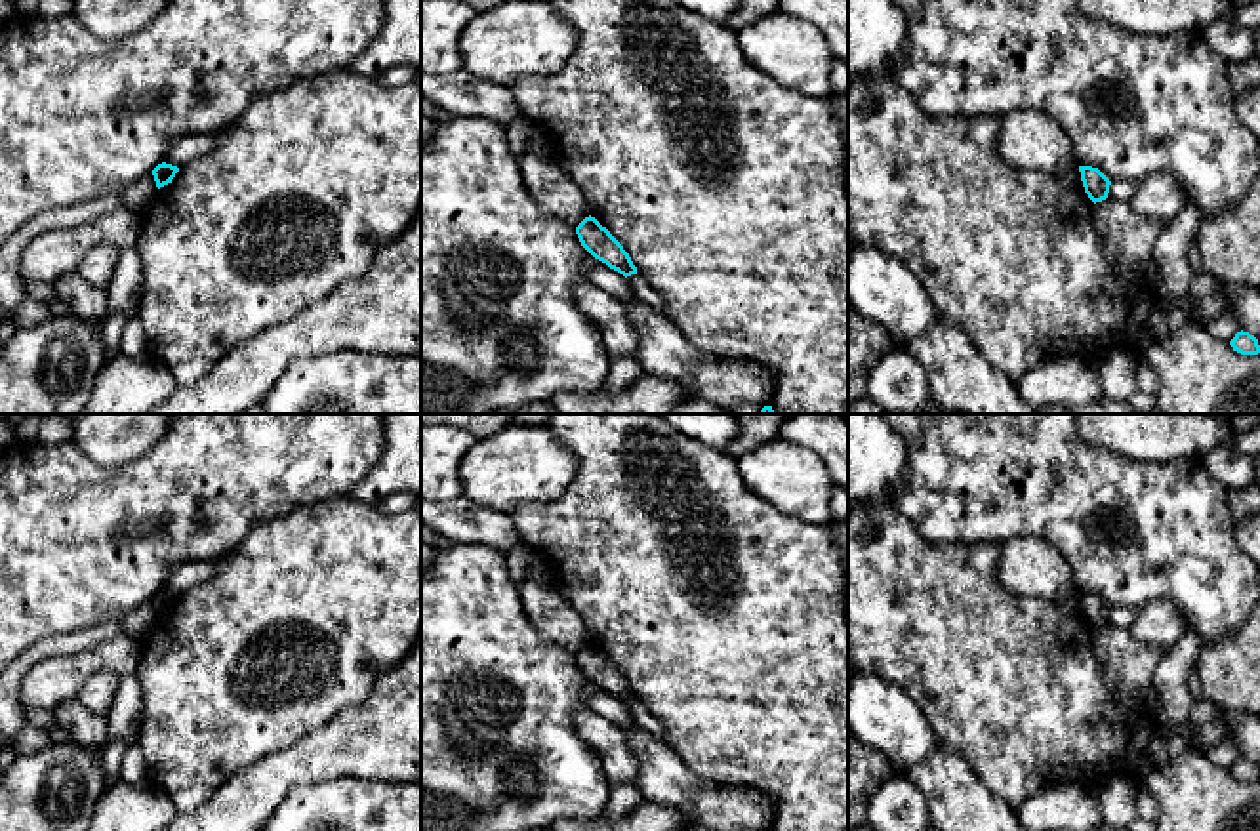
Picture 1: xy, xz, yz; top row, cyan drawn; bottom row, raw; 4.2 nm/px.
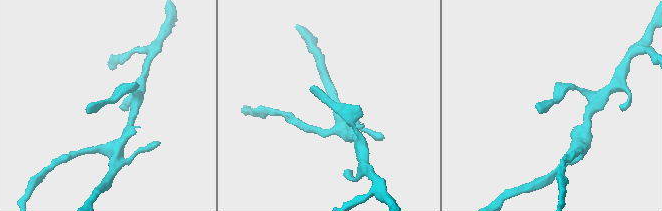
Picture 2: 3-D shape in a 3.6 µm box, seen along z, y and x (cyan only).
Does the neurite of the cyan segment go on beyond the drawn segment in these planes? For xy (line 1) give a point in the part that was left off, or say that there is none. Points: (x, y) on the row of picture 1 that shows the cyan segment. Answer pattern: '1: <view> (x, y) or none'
1: none

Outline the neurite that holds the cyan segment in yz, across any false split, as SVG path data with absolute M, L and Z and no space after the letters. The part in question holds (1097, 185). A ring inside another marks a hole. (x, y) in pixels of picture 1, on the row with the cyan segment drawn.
M1079 166L1081 181L1088 198L1096 204L1108 198L1111 181L1092 166Z

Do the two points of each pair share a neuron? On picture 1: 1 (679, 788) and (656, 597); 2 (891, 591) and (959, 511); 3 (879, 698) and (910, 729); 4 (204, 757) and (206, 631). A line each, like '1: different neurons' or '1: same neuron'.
1: different neurons
2: different neurons
3: same neuron
4: same neuron

